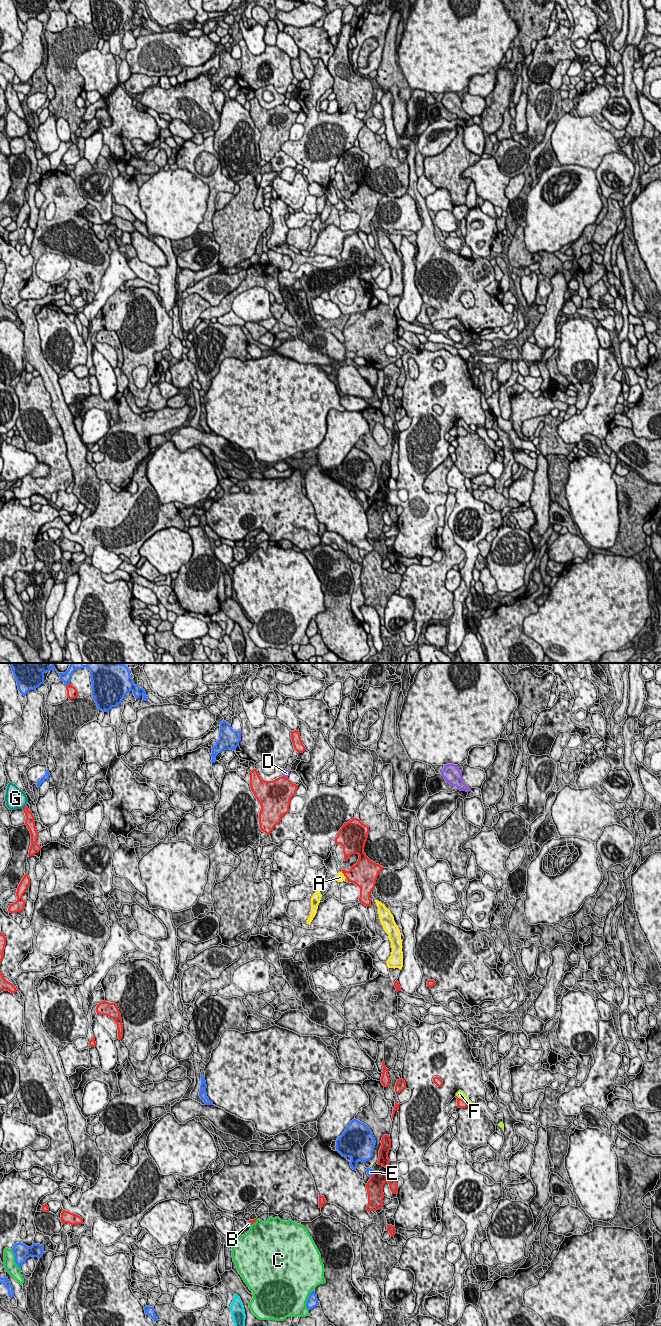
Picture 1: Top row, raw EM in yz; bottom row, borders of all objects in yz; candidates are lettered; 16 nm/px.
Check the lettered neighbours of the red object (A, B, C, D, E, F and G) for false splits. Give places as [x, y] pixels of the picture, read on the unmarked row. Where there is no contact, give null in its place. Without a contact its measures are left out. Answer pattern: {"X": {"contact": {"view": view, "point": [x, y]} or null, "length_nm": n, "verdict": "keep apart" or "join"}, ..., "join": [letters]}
{"A": {"contact": {"view": "yz", "point": [344, 203]}, "length_nm": 140, "verdict": "keep apart"}, "B": {"contact": {"view": "yz", "point": [250, 550]}, "length_nm": 80, "verdict": "join"}, "C": {"contact": {"view": "yz", "point": [254, 550]}, "length_nm": 150, "verdict": "keep apart"}, "D": {"contact": {"view": "yz", "point": [285, 105]}, "length_nm": 80, "verdict": "keep apart"}, "E": {"contact": {"view": "yz", "point": [68, 12]}, "length_nm": 100, "verdict": "keep apart"}, "F": {"contact": {"view": "yz", "point": [462, 427]}, "length_nm": 240, "verdict": "keep apart"}, "G": {"contact": {"view": "yz", "point": [24, 135]}, "length_nm": 80, "verdict": "keep apart"}, "join": ["B"]}

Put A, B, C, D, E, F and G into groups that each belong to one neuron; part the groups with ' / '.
A / B / C / D / E / F / G

